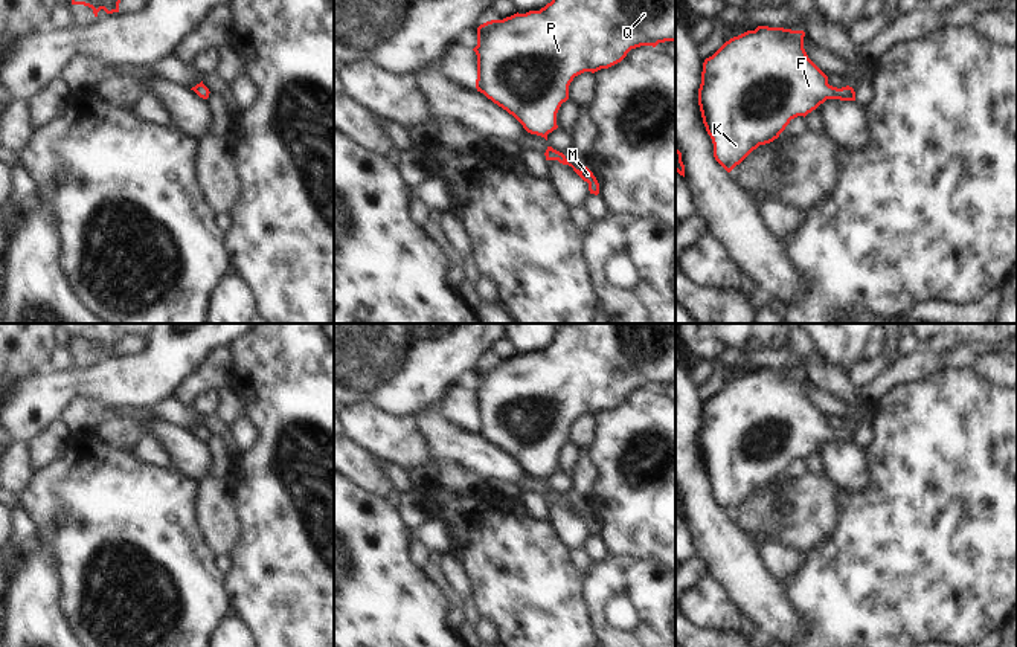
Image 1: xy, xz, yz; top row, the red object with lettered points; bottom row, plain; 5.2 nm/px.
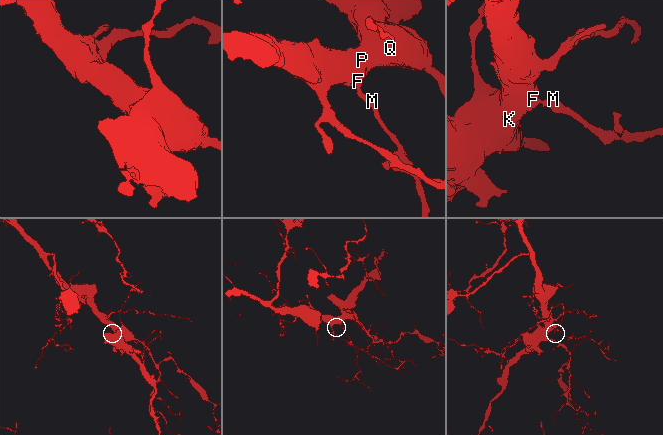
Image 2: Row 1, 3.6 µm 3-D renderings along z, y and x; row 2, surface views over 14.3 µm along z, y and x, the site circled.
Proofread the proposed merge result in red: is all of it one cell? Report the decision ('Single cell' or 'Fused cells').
Single cell.

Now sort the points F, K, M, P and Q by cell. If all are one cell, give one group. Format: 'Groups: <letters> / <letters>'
Groups: F K M P Q.

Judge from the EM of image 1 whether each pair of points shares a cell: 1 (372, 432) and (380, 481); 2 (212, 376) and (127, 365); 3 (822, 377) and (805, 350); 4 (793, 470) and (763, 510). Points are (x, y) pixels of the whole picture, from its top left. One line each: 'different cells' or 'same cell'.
1: different cells
2: different cells
3: same cell
4: different cells

